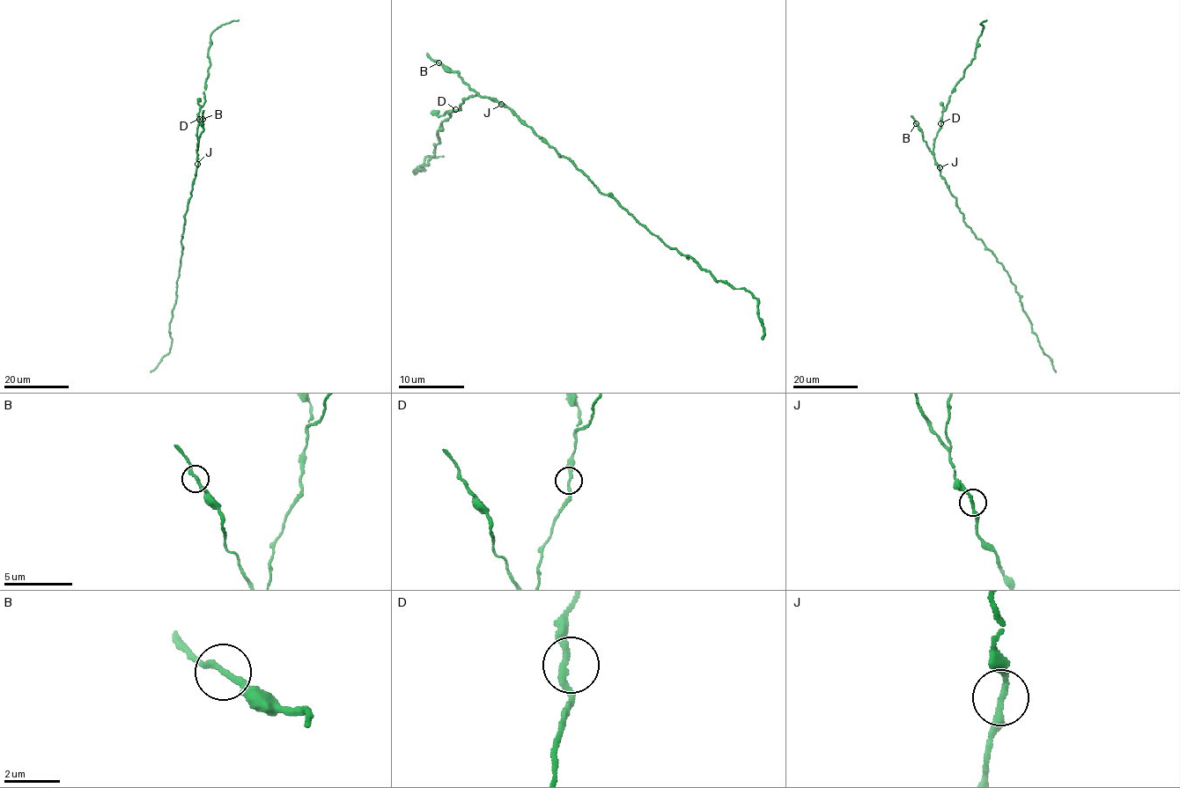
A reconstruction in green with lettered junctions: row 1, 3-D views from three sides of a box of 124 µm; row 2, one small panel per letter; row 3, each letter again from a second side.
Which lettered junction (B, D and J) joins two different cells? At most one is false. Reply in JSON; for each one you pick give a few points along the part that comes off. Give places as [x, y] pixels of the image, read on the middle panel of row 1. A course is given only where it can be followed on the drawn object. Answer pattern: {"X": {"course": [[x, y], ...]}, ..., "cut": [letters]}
{"cut": []}

